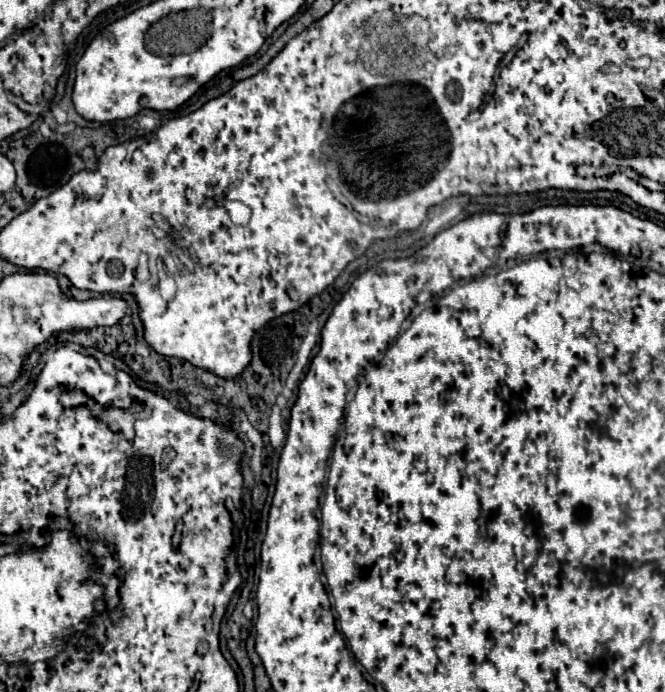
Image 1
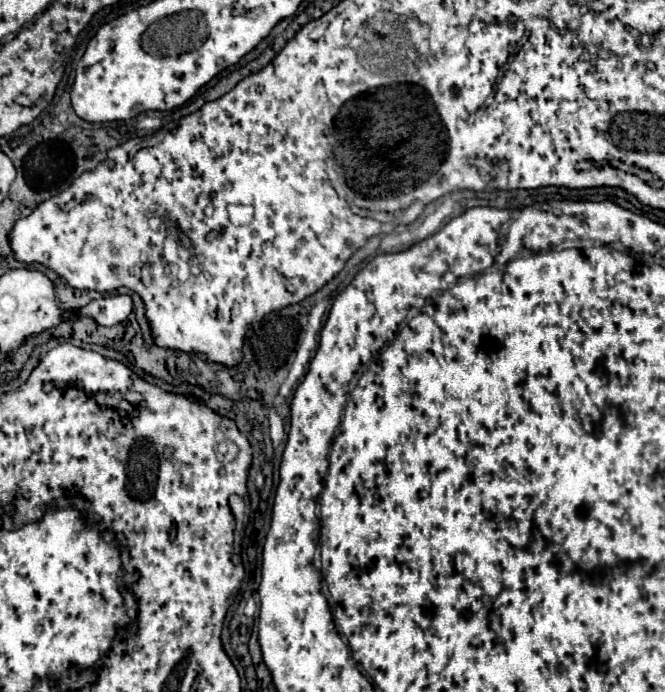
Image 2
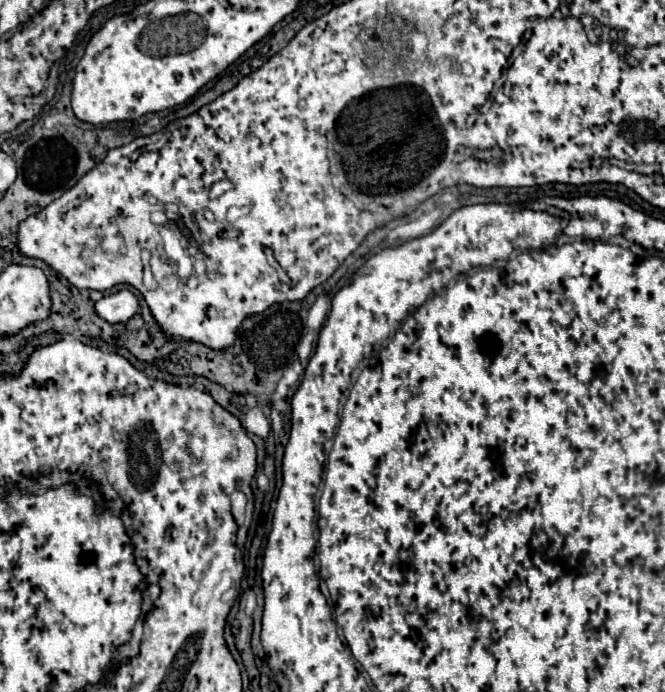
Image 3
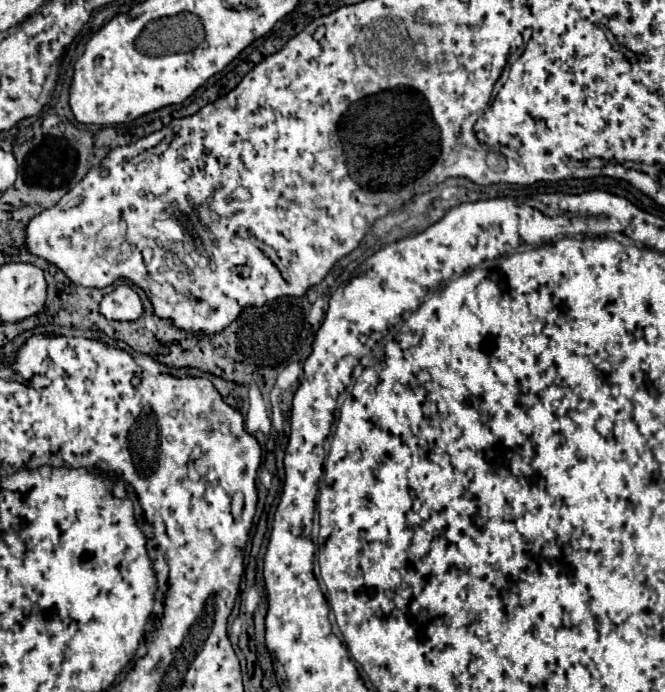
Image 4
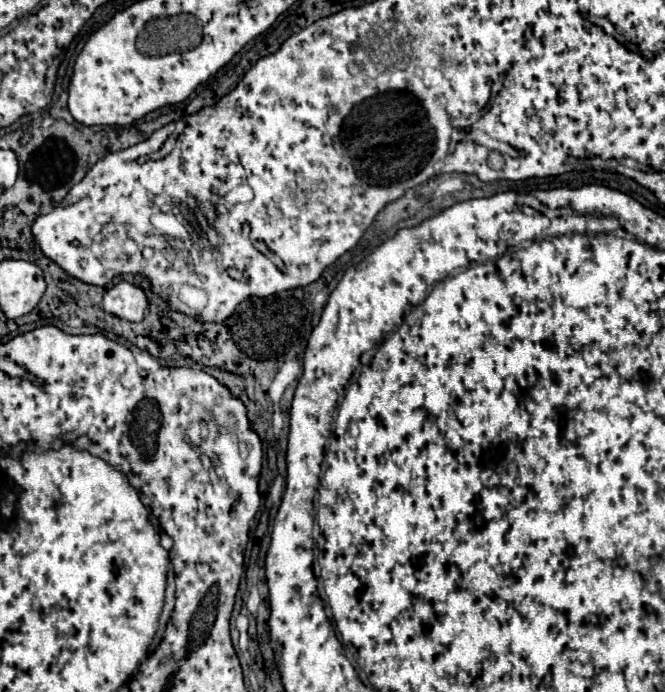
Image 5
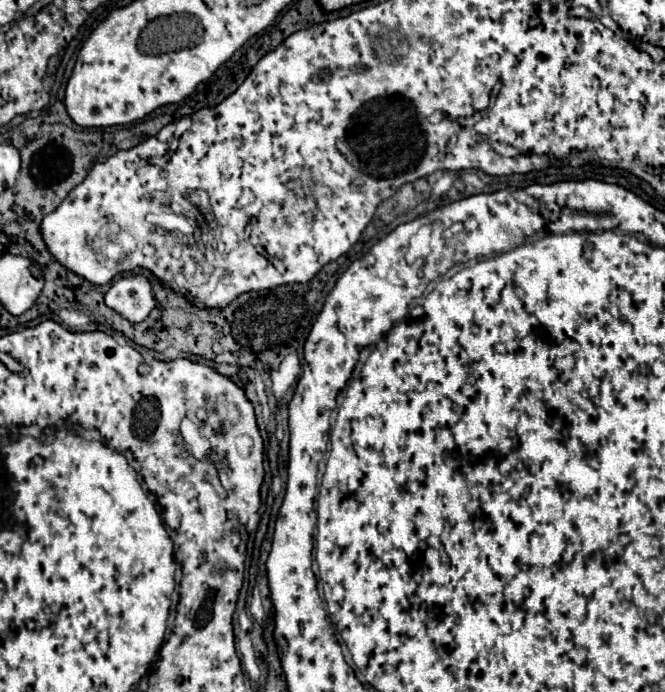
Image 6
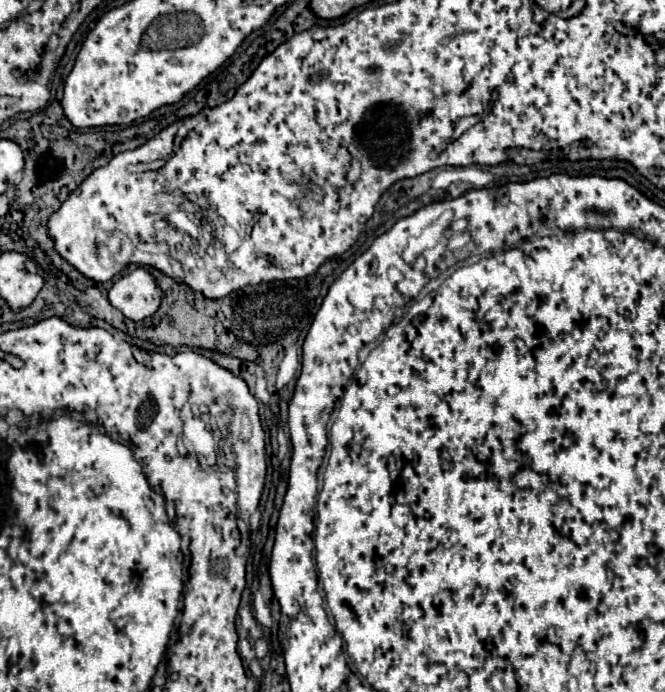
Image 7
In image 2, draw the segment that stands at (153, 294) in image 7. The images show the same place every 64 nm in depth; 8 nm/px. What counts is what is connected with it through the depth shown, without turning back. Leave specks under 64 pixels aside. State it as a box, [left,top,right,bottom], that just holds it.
[78,294,132,326]

